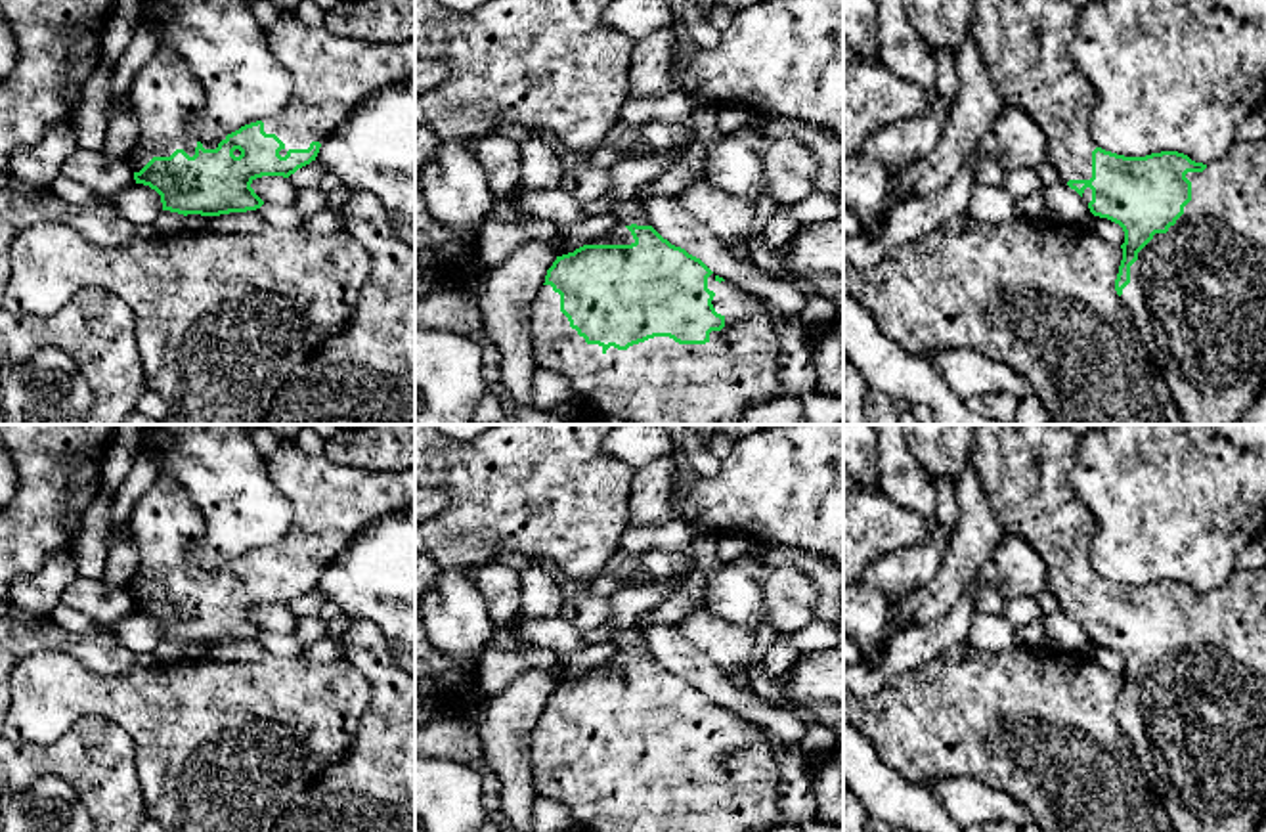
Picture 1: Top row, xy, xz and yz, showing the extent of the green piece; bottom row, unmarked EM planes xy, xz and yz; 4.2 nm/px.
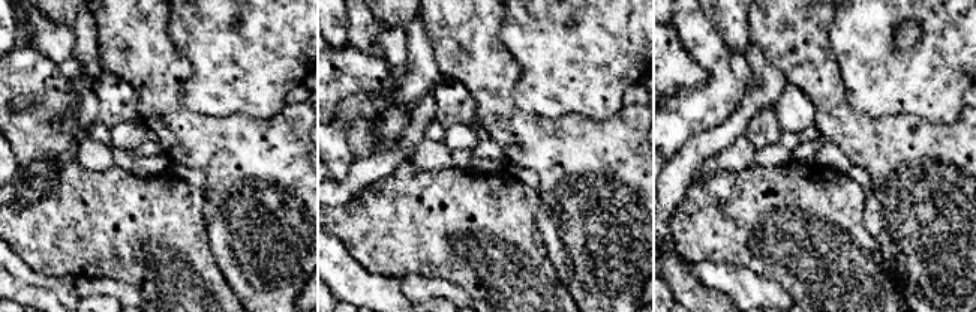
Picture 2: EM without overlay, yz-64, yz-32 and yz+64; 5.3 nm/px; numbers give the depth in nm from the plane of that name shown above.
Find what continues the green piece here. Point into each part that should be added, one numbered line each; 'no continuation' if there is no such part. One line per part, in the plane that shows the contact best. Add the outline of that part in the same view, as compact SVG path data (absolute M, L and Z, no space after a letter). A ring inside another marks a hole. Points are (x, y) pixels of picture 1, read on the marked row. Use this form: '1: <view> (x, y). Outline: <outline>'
1: xz (658, 381). Outline: M708 277L708 289L715 293L711 304L725 317L721 331L711 331L706 344L679 344L669 337L654 337L633 344L627 350L610 346L606 352L599 344L587 344L568 317L560 312L560 295L551 285L543 285L532 302L530 333L537 367L566 377L583 402L583 417L616 417L631 425L719 425L738 419L752 404L771 402L782 384L776 375L780 342L775 333L775 319L761 298L744 291L732 281Z

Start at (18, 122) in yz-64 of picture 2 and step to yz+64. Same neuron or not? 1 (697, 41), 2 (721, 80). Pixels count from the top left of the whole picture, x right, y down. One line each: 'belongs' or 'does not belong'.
1: does not belong
2: does not belong

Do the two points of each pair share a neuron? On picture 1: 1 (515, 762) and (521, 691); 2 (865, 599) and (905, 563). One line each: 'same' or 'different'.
1: same
2: same

